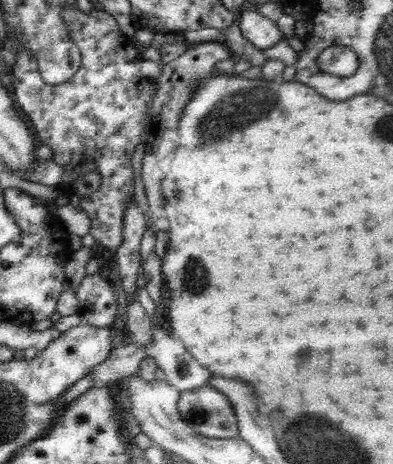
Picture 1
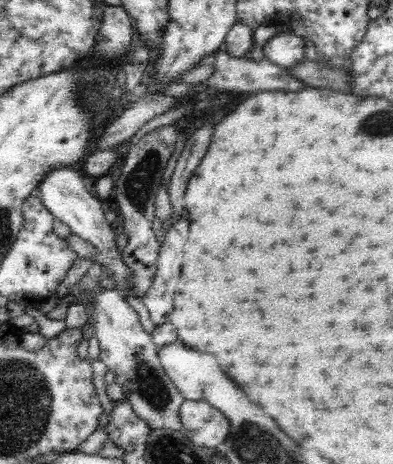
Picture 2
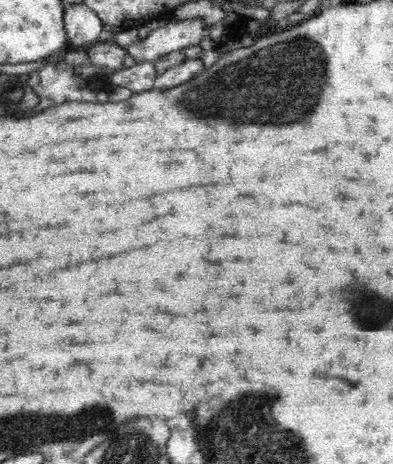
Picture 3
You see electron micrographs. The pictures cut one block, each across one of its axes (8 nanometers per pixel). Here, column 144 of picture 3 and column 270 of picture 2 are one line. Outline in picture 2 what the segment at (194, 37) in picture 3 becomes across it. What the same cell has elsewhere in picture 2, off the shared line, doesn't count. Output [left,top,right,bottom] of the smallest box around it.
[263,34,305,70]

